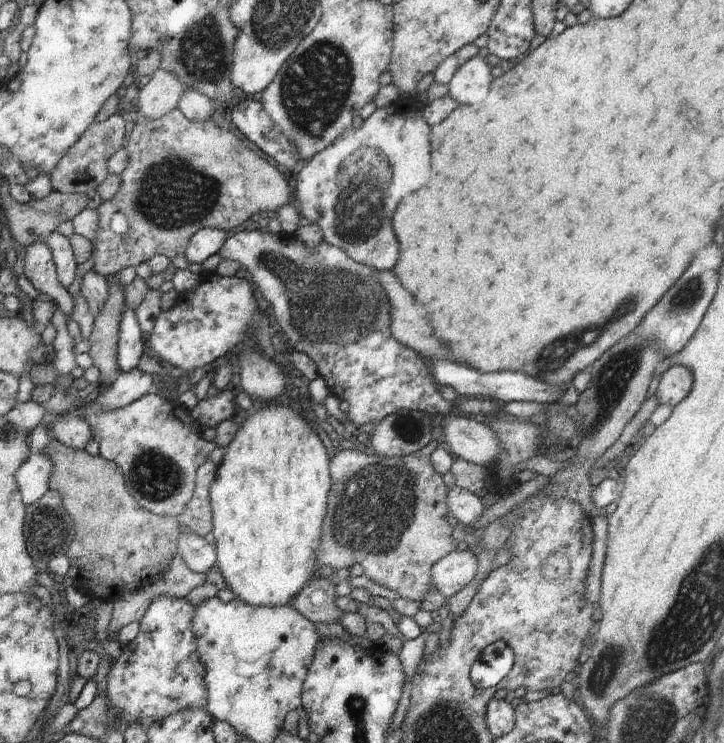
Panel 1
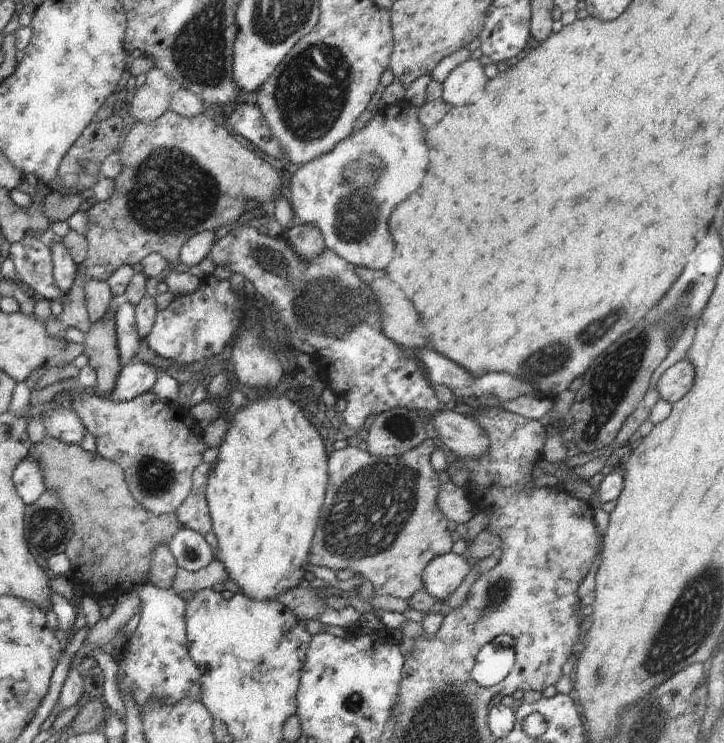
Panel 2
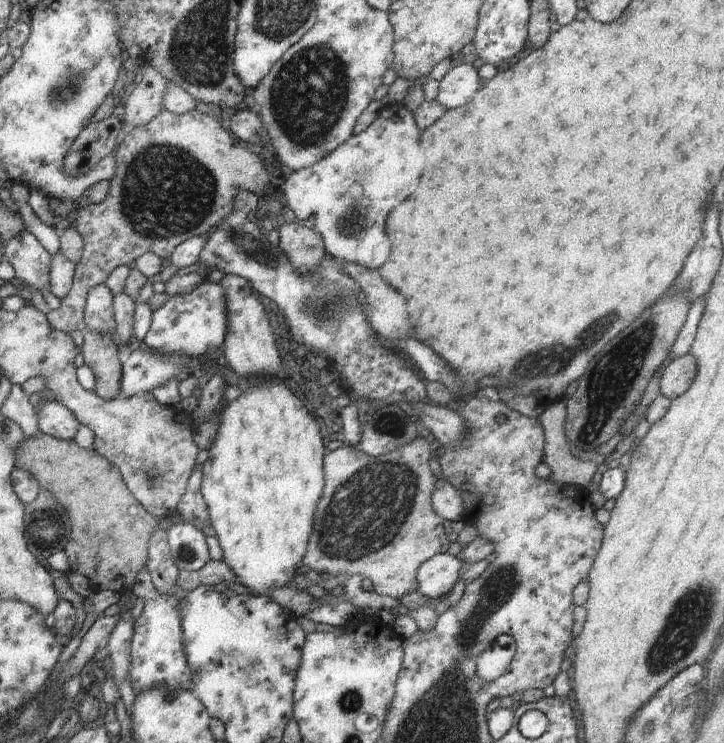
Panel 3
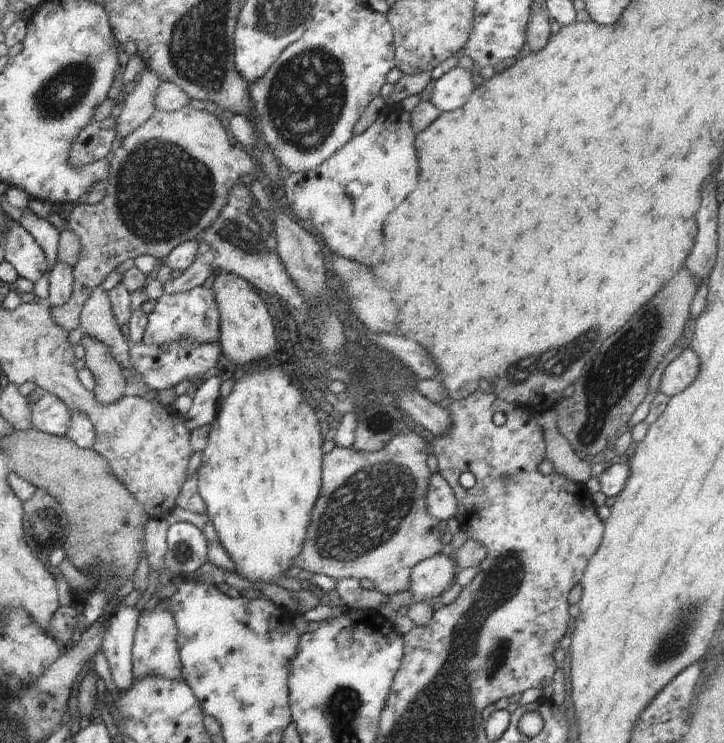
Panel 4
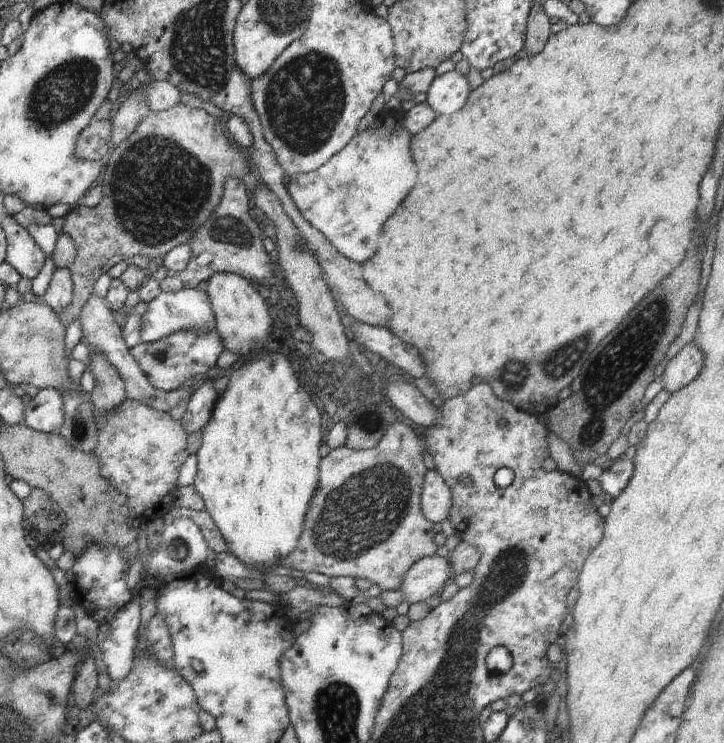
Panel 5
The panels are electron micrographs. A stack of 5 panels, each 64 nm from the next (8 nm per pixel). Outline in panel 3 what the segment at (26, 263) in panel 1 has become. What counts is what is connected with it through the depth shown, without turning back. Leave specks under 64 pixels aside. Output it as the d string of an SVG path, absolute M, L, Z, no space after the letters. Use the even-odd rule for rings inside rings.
M20 230L4 247L4 259L14 268L16 277L36 291L50 291L51 256L29 232Z

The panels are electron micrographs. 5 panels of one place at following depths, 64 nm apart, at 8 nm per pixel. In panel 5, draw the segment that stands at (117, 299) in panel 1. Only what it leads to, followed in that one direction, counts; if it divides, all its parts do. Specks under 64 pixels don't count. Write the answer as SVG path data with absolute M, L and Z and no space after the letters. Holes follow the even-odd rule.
M90 350L89 356L89 372L94 376L96 382L89 396L94 404L95 414L99 418L114 408L120 408L127 397L124 382L118 376L118 372L110 366L110 362L100 352L94 352L94 350Z

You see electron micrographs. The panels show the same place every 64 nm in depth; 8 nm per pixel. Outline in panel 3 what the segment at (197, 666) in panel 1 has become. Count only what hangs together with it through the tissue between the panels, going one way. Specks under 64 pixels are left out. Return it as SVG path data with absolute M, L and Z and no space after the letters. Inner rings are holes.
M147 565L138 572L132 594L144 600L144 608L140 618L135 622L130 652L130 684L135 694L144 692L152 686L166 686L170 694L178 688L194 691L192 684L192 668L186 662L182 650L182 622L178 616L178 599L172 594L158 594L151 582Z

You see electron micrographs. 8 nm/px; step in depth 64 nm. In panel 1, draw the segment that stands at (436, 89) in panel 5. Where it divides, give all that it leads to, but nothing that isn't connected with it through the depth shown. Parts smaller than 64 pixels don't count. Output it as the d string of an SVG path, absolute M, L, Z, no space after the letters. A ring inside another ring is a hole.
M474 57L464 62L452 80L448 82L448 96L456 100L456 104L470 105L482 102L490 90L493 77L492 67L484 58Z

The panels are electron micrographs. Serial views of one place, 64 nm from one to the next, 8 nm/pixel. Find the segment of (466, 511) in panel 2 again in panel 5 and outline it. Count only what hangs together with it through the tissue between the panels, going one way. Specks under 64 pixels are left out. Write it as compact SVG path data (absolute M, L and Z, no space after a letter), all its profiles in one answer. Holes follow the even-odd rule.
M426 470L420 498L422 516L430 520L430 523L442 523L452 508L452 496L448 486L433 470Z

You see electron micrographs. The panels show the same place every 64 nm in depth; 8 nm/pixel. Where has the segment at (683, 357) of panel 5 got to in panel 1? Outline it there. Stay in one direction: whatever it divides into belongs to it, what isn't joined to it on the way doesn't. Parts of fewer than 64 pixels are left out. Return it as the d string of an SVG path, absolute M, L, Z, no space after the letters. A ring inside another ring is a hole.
M672 365L661 375L656 398L660 404L674 407L688 396L692 389L693 377L690 368Z

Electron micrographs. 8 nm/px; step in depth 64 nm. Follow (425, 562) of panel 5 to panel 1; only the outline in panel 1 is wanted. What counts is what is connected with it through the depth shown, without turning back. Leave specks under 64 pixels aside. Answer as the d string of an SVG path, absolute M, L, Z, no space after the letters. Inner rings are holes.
M472 551L452 552L432 564L432 588L448 600L476 576L476 568L478 560Z

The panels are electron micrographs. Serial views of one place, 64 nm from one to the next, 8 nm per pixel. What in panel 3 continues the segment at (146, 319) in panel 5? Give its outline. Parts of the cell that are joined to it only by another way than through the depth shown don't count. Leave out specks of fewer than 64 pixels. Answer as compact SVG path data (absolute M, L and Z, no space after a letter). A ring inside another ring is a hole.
M205 280L190 294L169 296L152 314L150 330L143 341L149 348L167 354L188 354L194 358L215 352L226 336L226 302L222 286Z

